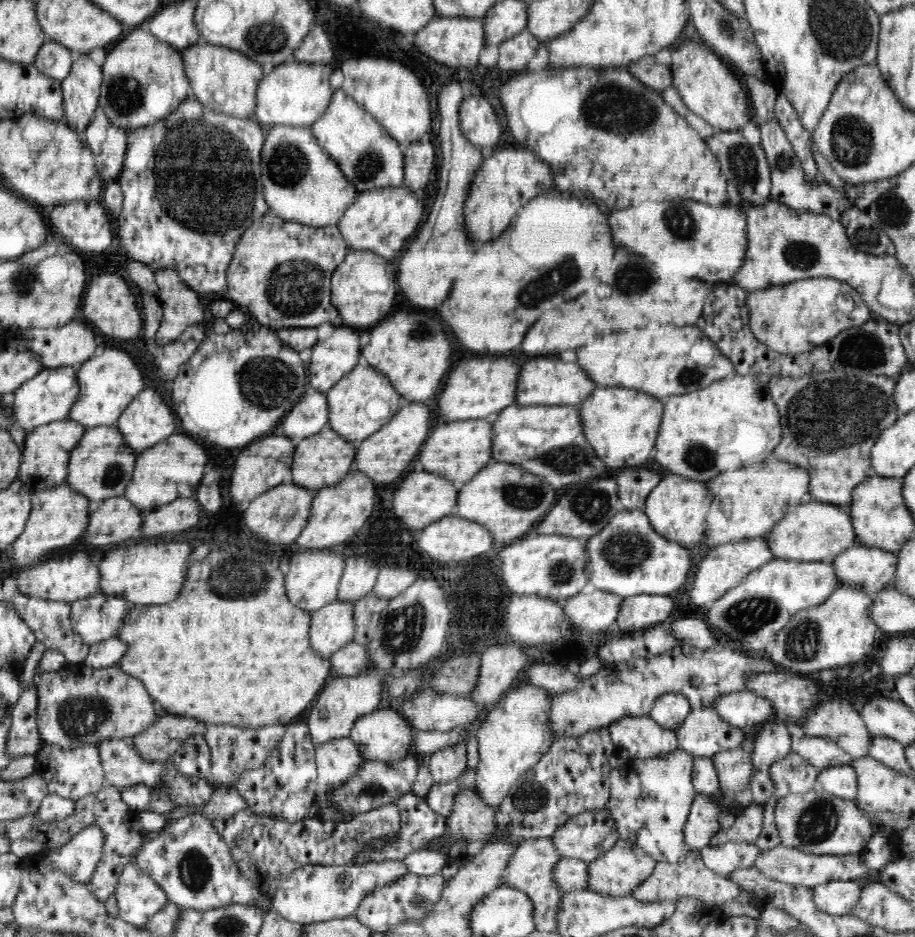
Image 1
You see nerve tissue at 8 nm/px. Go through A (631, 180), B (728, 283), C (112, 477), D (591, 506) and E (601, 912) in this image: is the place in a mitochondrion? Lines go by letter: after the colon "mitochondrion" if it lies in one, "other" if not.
A: other
B: other
C: mitochondrion
D: mitochondrion
E: other

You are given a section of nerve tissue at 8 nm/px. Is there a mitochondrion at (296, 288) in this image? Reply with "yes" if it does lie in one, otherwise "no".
yes

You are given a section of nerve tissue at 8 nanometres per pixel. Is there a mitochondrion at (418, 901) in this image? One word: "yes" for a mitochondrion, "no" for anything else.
yes

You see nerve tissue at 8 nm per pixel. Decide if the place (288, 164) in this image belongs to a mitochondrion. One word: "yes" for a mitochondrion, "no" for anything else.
yes

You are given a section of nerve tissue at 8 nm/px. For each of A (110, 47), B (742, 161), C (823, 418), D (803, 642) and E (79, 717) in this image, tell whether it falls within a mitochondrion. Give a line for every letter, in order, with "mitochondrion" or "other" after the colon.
A: other
B: mitochondrion
C: mitochondrion
D: mitochondrion
E: mitochondrion

